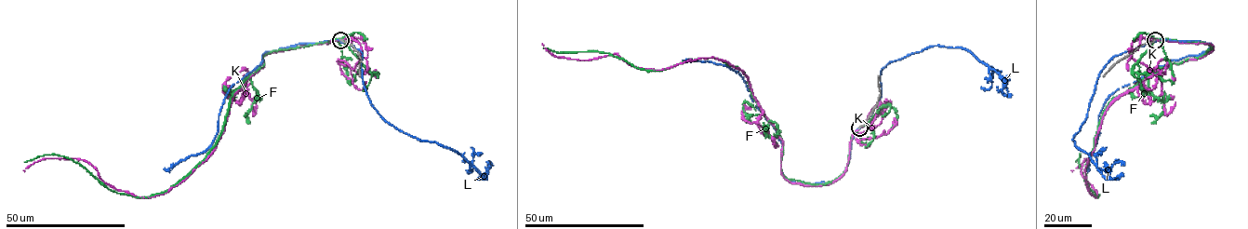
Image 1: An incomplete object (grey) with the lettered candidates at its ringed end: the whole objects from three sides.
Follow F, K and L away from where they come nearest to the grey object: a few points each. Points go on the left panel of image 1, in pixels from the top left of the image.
F: (341, 40), (264, 56), (232, 93), (208, 154), (166, 190), (117, 193), (58, 154), (24, 162)
K: (340, 39), (267, 53), (233, 95), (215, 149), (165, 192), (115, 190), (76, 158), (23, 170)
L: (341, 42), (335, 39), (267, 51), (258, 66), (229, 89), (213, 141), (200, 153), (165, 168)

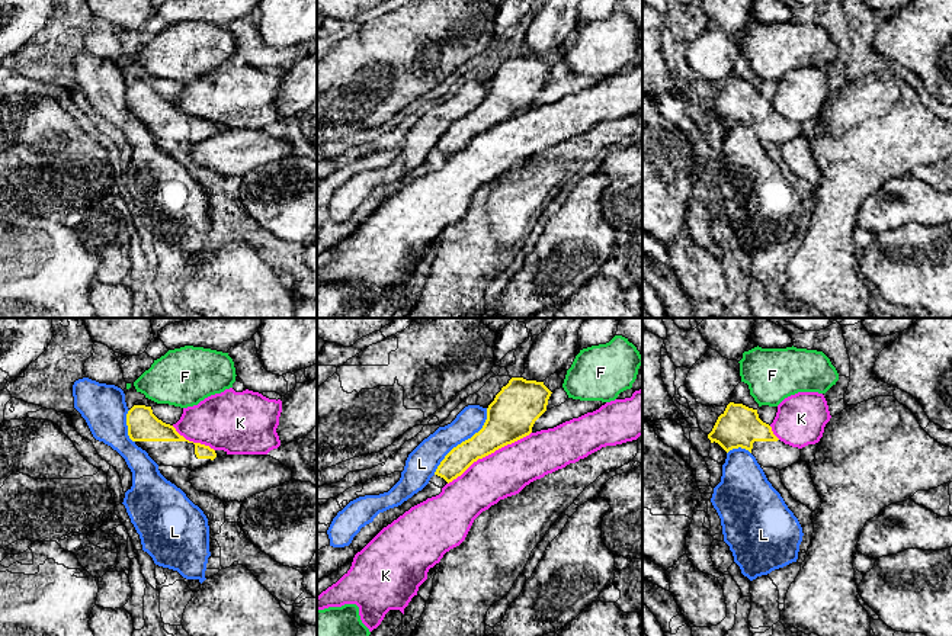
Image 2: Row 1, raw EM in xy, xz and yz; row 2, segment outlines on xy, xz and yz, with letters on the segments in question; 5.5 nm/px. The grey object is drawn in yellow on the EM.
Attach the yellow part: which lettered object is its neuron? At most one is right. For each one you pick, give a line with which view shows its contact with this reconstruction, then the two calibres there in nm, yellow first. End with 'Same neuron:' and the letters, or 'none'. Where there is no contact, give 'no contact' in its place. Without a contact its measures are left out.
Same neuron: none

